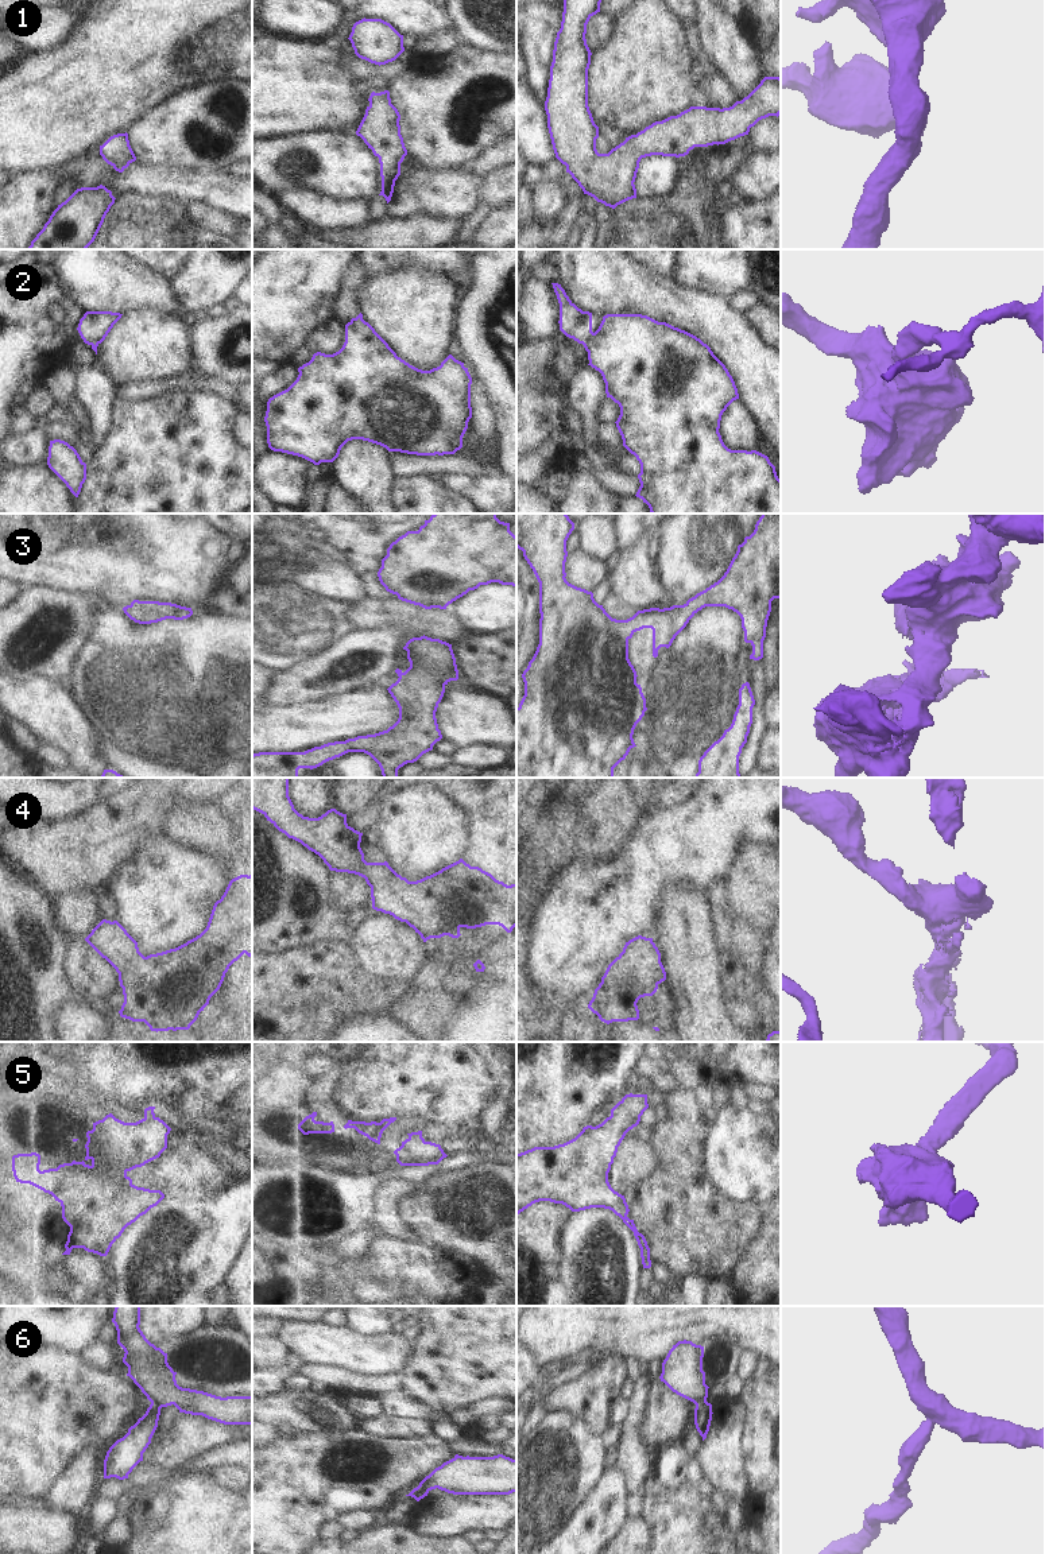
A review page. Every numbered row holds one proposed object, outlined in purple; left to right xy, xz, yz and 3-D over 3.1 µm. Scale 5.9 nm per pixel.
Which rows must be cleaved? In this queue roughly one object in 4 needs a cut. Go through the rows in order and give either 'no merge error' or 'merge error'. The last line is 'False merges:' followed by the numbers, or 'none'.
1: no merge error
2: merge error
3: no merge error
4: no merge error
5: no merge error
6: merge error
False merges: 2, 6

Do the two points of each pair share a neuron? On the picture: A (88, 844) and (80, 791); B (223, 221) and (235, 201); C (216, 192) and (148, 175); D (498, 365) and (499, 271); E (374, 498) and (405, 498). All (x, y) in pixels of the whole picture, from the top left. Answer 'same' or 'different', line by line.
A: different
B: different
C: same
D: same
E: different

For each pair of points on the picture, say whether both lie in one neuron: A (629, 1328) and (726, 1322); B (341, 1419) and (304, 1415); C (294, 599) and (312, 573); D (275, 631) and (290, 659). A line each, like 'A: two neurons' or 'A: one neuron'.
A: one neuron
B: one neuron
C: two neurons
D: one neuron

